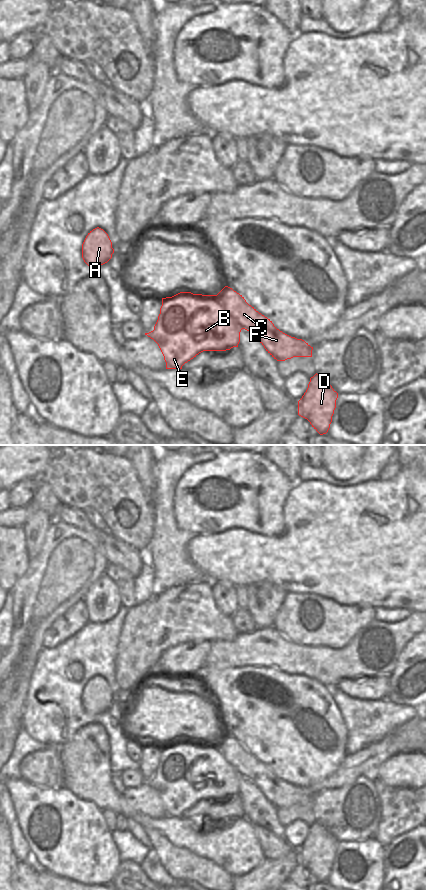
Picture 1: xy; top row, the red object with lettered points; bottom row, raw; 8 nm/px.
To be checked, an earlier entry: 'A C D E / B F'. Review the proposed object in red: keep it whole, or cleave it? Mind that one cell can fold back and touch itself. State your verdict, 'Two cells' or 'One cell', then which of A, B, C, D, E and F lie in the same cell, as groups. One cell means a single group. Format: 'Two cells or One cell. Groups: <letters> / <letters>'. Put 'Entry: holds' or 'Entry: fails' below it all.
Two cells. Groups: A B D E / C F
Entry: fails

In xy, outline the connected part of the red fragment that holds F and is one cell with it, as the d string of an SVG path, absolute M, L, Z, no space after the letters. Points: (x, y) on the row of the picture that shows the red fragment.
M225 286L217 296L226 313L242 328L249 331L277 361L293 357L312 357L312 350L302 339L291 337L277 329L272 321L249 305L244 297Z

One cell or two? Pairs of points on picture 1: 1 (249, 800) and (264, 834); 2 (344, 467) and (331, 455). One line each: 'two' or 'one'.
1: two
2: one

